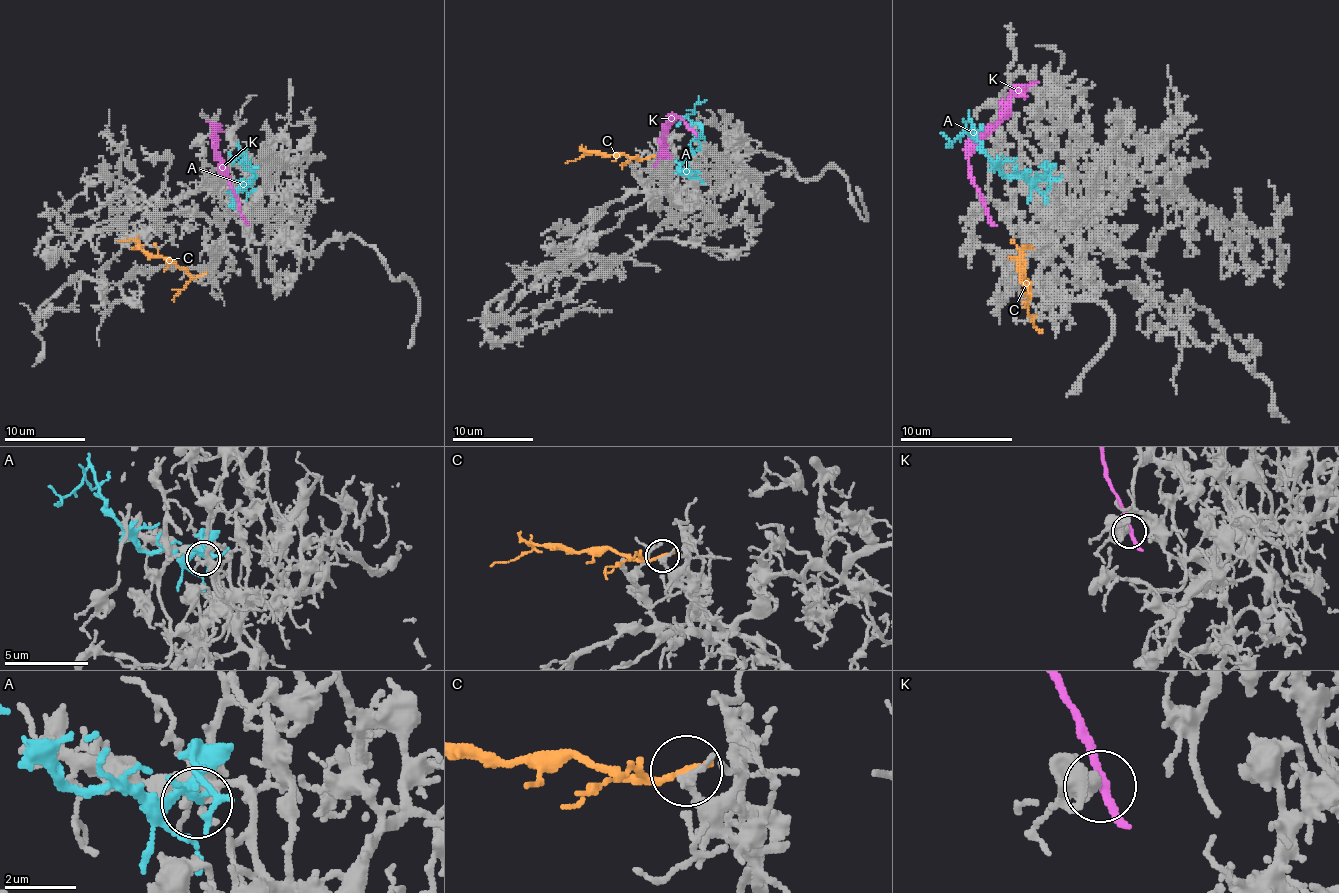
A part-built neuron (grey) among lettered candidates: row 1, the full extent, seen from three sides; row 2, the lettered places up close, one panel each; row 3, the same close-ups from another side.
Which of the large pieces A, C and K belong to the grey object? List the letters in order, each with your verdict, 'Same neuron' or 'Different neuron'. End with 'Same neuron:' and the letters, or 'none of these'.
A: Same neuron
C: Different neuron
K: Different neuron
Same neuron: A

